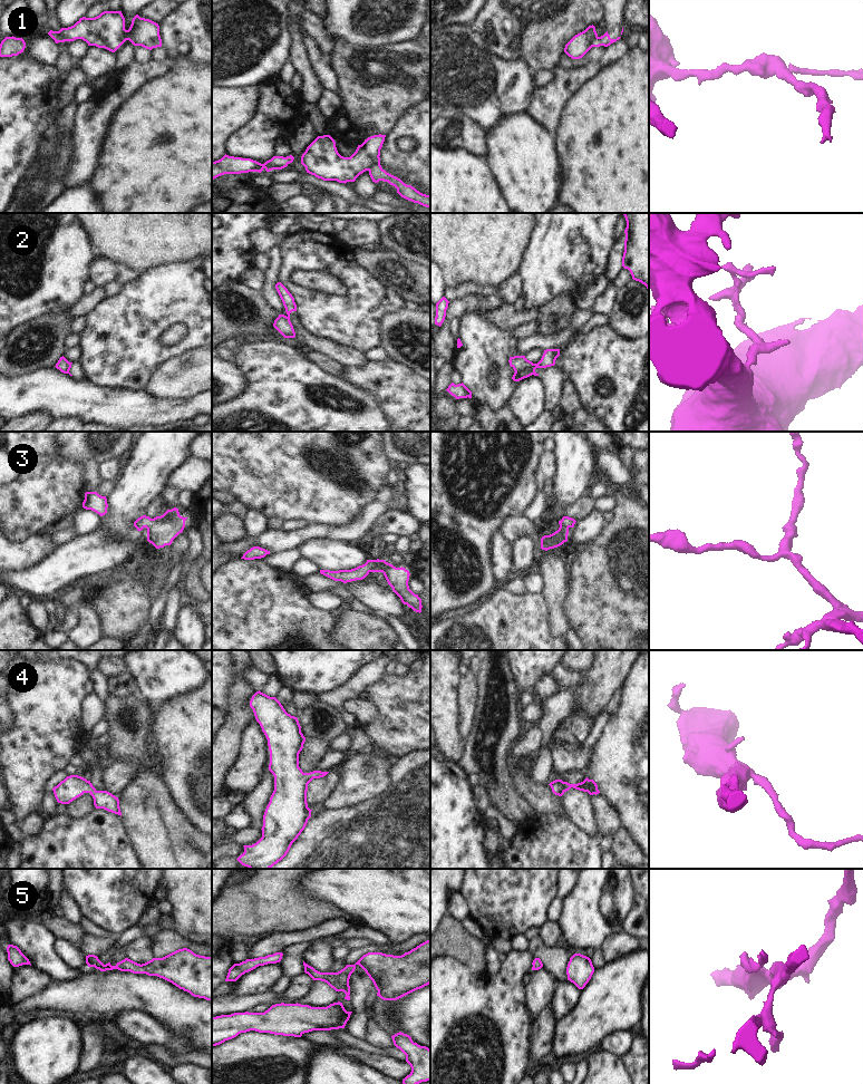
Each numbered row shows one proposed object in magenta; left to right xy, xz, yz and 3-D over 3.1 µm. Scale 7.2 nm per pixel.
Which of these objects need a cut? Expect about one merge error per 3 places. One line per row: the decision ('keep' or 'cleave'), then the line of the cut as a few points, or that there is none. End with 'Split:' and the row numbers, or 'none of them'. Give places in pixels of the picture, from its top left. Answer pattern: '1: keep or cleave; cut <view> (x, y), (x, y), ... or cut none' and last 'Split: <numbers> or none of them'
1: cleave; cut xz (378, 156), (372, 160), (368, 170)
2: cleave; cut yz (515, 371), (531, 369), (533, 374)
3: keep; cut none
4: keep; cut none
5: keep; cut none
Split: 1, 2

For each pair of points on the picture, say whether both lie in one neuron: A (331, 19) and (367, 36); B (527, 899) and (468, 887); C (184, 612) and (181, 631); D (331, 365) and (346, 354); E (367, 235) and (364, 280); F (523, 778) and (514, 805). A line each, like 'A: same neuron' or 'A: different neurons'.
A: same neuron
B: same neuron
C: same neuron
D: different neurons
E: different neurons
F: different neurons

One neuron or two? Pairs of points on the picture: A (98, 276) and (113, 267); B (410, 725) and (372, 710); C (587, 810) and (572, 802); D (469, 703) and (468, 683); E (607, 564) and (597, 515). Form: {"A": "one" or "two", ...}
{"A": "one", "B": "two", "C": "one", "D": "one", "E": "two"}

